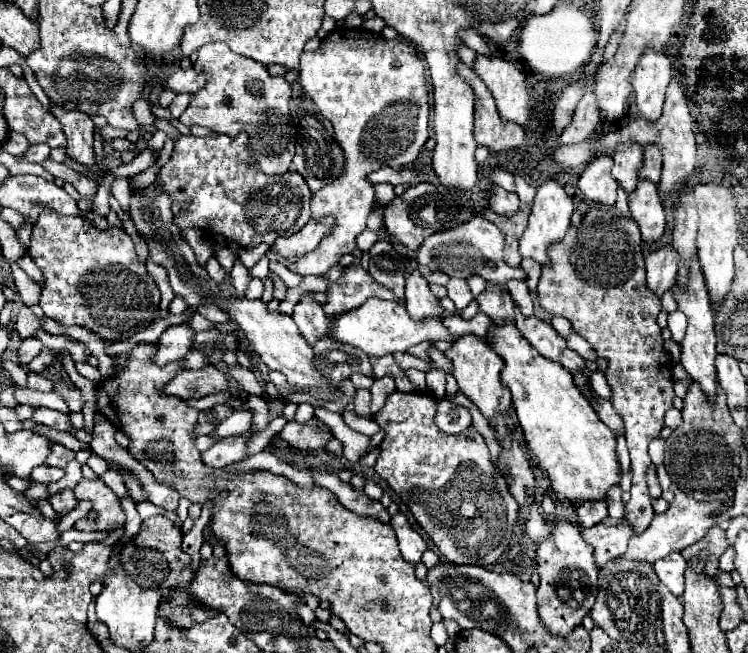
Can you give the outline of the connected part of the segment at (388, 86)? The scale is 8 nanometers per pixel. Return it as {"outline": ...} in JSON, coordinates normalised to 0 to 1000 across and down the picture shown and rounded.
{"outline":[[[449,43],[425,77],[406,80],[401,86],[401,116],[398,116],[406,144],[425,162],[428,175],[439,181],[447,193],[447,205],[460,233],[457,266],[444,279],[428,288],[417,300],[417,337],[430,337],[436,331],[447,334],[447,349],[430,364],[425,380],[409,389],[401,401],[386,403],[370,389],[361,389],[361,401],[376,403],[390,417],[404,423],[420,420],[428,423],[441,413],[460,389],[468,389],[476,380],[476,361],[489,352],[489,337],[500,325],[500,282],[492,279],[492,270],[513,254],[537,257],[548,254],[561,236],[564,224],[572,214],[572,123],[564,89],[556,74],[535,58],[516,61],[511,52],[492,49],[487,43]]]}

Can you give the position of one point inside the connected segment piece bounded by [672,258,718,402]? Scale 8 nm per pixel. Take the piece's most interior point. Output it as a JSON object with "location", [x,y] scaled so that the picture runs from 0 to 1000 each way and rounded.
{"location":[934,531]}

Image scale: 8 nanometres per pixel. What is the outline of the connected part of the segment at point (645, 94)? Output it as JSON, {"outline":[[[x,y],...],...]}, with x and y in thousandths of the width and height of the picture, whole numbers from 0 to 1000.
{"outline":[[[866,77],[845,113],[845,132],[850,144],[850,165],[856,178],[877,187],[885,175],[890,135],[898,119],[898,104],[888,80]]]}

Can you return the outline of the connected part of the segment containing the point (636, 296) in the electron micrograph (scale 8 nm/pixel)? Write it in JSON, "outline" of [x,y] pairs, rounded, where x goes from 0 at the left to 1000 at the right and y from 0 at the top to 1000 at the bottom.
{"outline":[[[789,319],[778,343],[773,349],[762,349],[754,361],[754,371],[746,371],[735,383],[738,407],[725,410],[722,435],[719,435],[719,459],[722,469],[735,481],[751,481],[757,484],[767,505],[773,505],[789,530],[797,536],[799,545],[813,551],[810,582],[818,597],[818,622],[829,634],[834,655],[837,655],[837,674],[840,689],[845,701],[845,763],[834,772],[834,796],[845,806],[848,818],[858,818],[861,809],[866,809],[874,781],[872,766],[866,760],[866,741],[864,741],[864,720],[872,711],[866,698],[866,680],[872,671],[882,668],[882,658],[888,652],[888,634],[898,625],[901,613],[901,594],[898,594],[898,560],[901,554],[888,539],[882,499],[877,496],[877,484],[882,481],[882,456],[872,450],[864,438],[864,413],[861,413],[861,389],[858,389],[858,364],[856,352],[850,352],[850,340],[845,340],[842,331],[824,331],[816,322],[799,322]]]}

